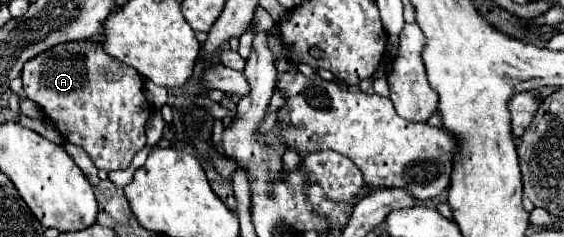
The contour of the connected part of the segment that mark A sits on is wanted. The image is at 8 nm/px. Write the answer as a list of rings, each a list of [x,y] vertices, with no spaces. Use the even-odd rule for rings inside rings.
[[[89,40],[59,44],[29,60],[21,76],[27,98],[37,102],[45,116],[59,128],[61,136],[81,146],[99,170],[125,170],[133,156],[145,146],[145,122],[151,116],[151,106],[143,94],[143,78],[135,68],[125,66],[123,62],[105,54],[99,44]]]

